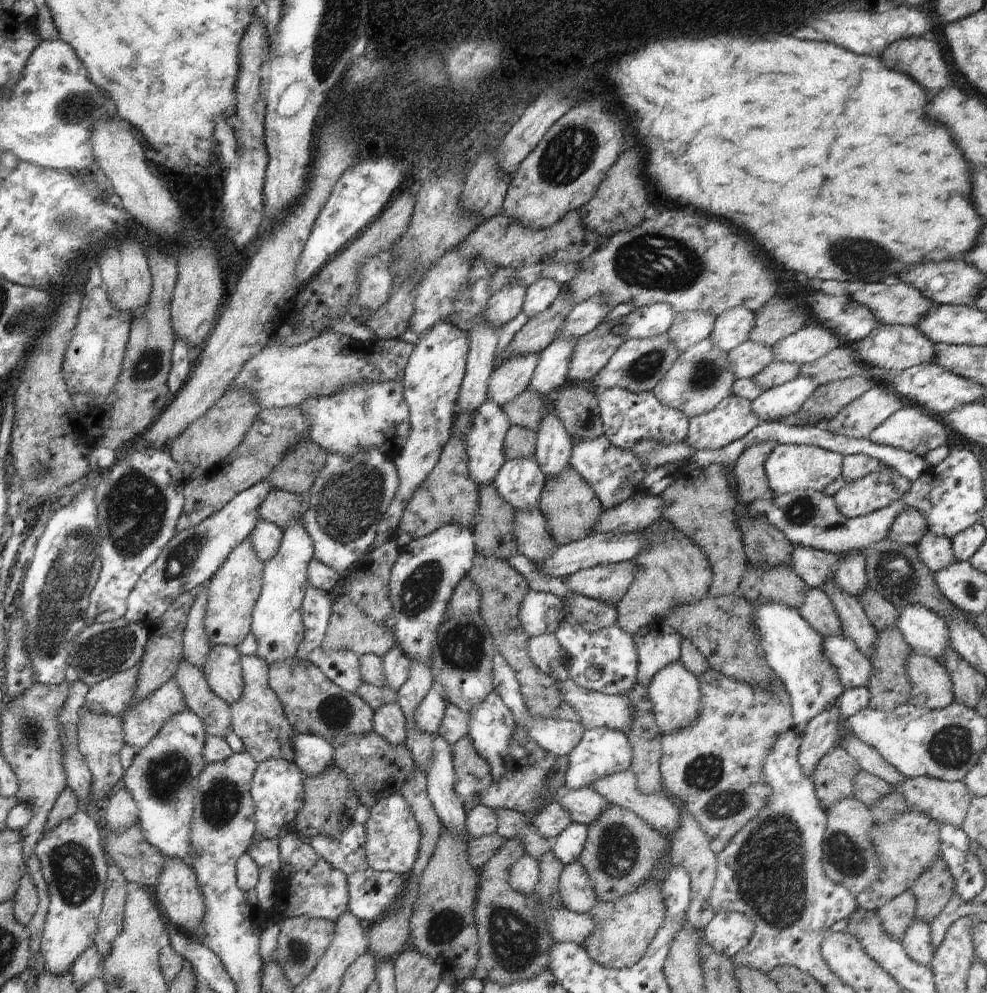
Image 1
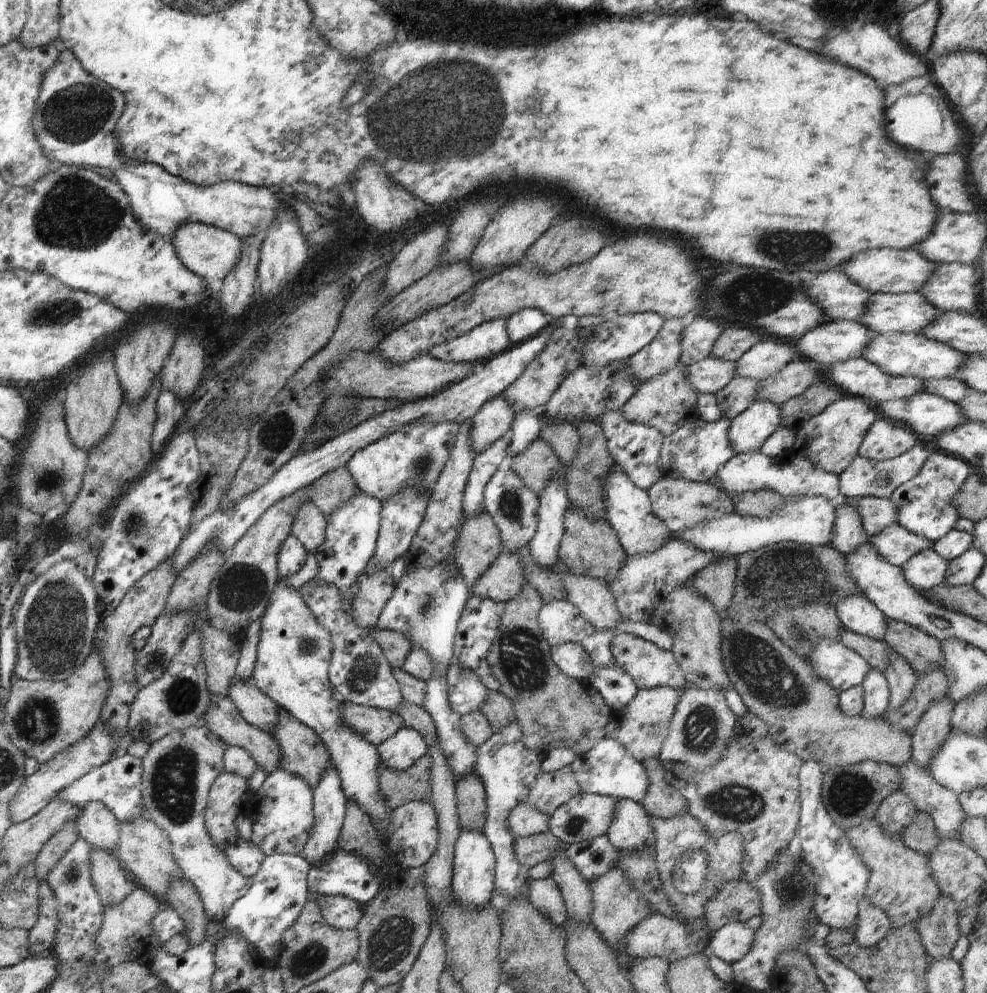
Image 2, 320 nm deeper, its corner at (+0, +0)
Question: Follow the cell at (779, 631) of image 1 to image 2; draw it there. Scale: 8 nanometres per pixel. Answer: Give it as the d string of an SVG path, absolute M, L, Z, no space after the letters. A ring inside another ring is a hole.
M822 638L814 644L806 660L816 676L838 692L861 686L871 668L862 656L830 638Z

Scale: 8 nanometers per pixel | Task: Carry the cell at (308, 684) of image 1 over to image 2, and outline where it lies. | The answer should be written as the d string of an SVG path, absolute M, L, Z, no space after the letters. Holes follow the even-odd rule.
M340 700L340 714L346 728L374 746L385 742L403 726L402 718L394 711L356 705L346 700Z

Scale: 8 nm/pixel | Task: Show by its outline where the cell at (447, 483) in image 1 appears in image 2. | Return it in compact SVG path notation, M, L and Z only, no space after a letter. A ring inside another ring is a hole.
M486 512L478 516L464 514L454 546L455 565L470 590L494 558L503 553L498 528Z

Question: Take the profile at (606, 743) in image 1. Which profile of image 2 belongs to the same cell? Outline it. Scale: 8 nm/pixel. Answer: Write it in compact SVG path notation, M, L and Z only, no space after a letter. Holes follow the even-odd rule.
M607 737L598 740L596 746L585 754L578 755L570 764L570 768L574 774L574 780L578 782L578 788L584 793L614 799L629 799L641 804L648 790L648 778L642 763L634 760L620 742Z

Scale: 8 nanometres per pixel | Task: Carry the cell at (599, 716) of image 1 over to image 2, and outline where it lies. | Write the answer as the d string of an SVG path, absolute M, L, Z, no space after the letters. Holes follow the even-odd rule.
M666 687L638 690L629 704L620 710L612 711L605 729L606 737L620 742L626 748L626 752L640 763L648 758L659 758L680 692L680 689Z

